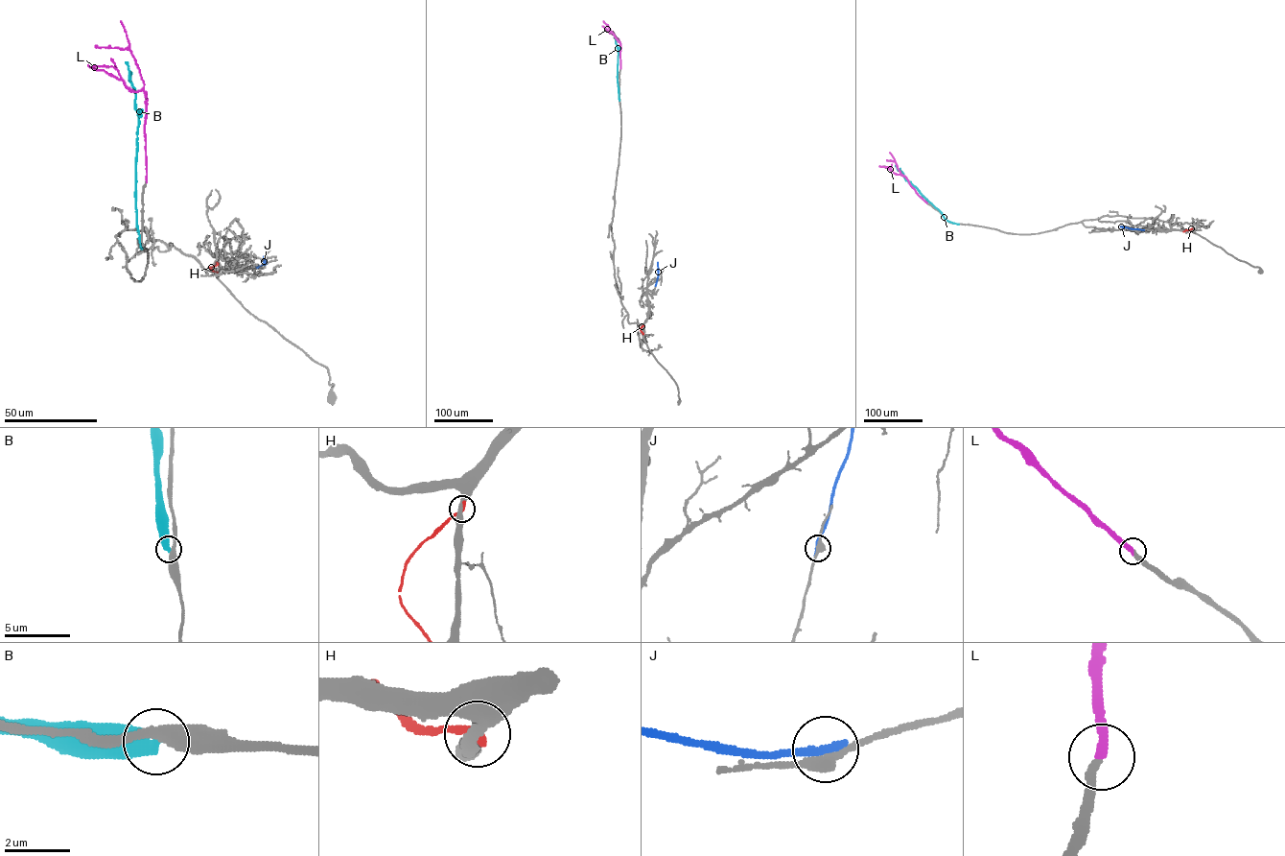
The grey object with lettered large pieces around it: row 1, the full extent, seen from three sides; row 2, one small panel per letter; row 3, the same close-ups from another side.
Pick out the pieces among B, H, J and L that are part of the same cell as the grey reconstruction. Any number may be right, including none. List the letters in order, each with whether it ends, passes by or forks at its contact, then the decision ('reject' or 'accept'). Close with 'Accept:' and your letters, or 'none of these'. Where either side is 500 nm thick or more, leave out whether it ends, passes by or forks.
B: reject
H: it ends; reject
J: it ends; reject
L: it ends; accept
Accept: L

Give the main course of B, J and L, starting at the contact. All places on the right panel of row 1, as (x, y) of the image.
B: (958, 224), (947, 221), (896, 165)
J: (1143, 229), (1120, 226)
L: (926, 202), (905, 177), (896, 174), (888, 166), (879, 166)

